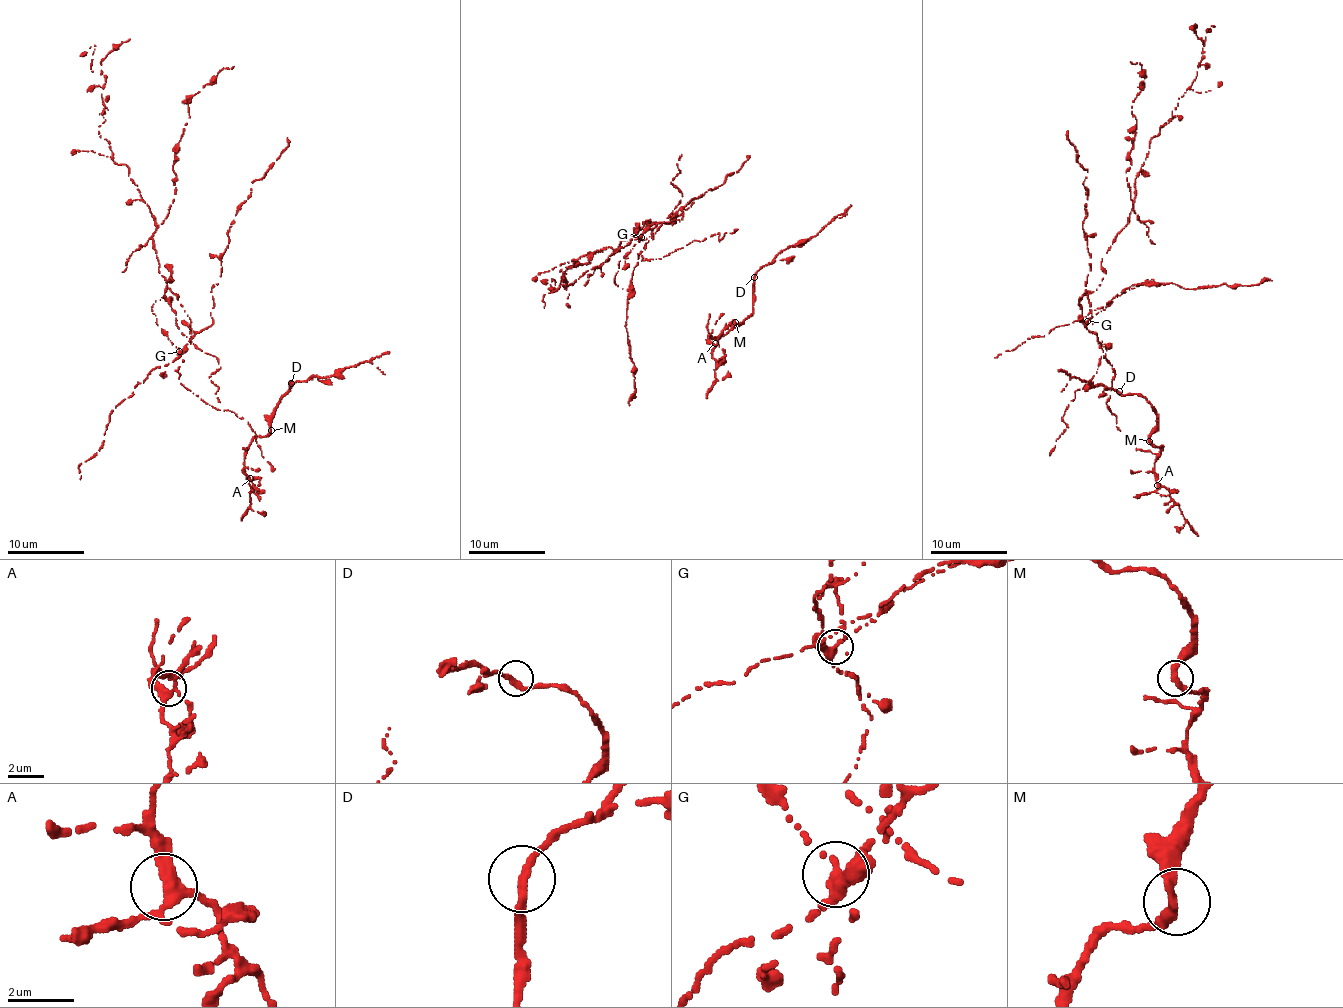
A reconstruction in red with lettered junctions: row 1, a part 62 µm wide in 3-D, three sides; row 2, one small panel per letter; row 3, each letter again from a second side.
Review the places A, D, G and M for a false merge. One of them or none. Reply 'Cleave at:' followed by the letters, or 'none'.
Cleave at: G

